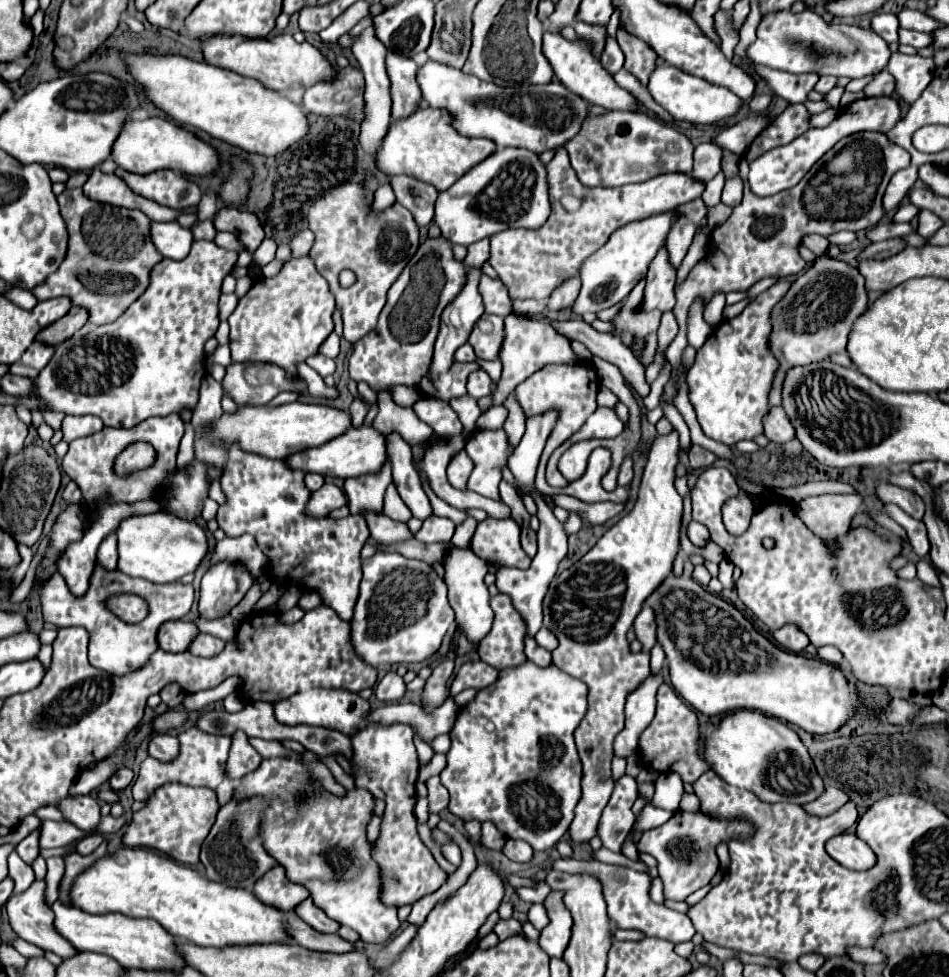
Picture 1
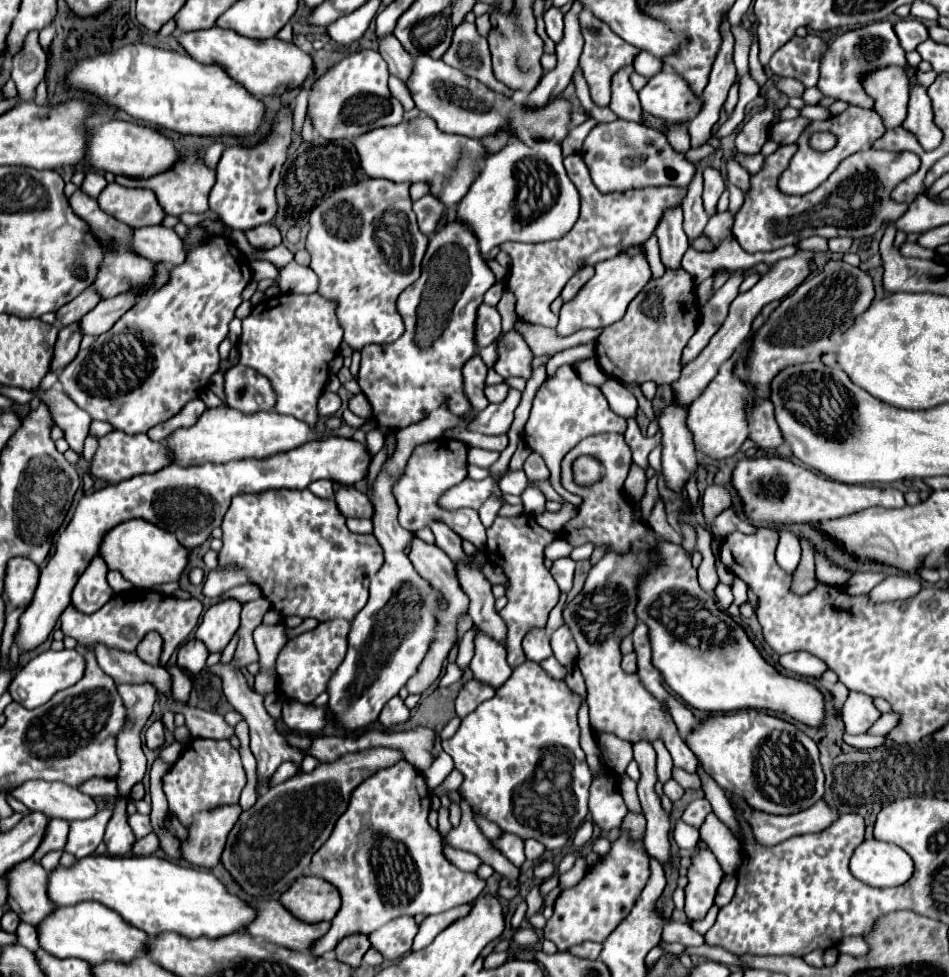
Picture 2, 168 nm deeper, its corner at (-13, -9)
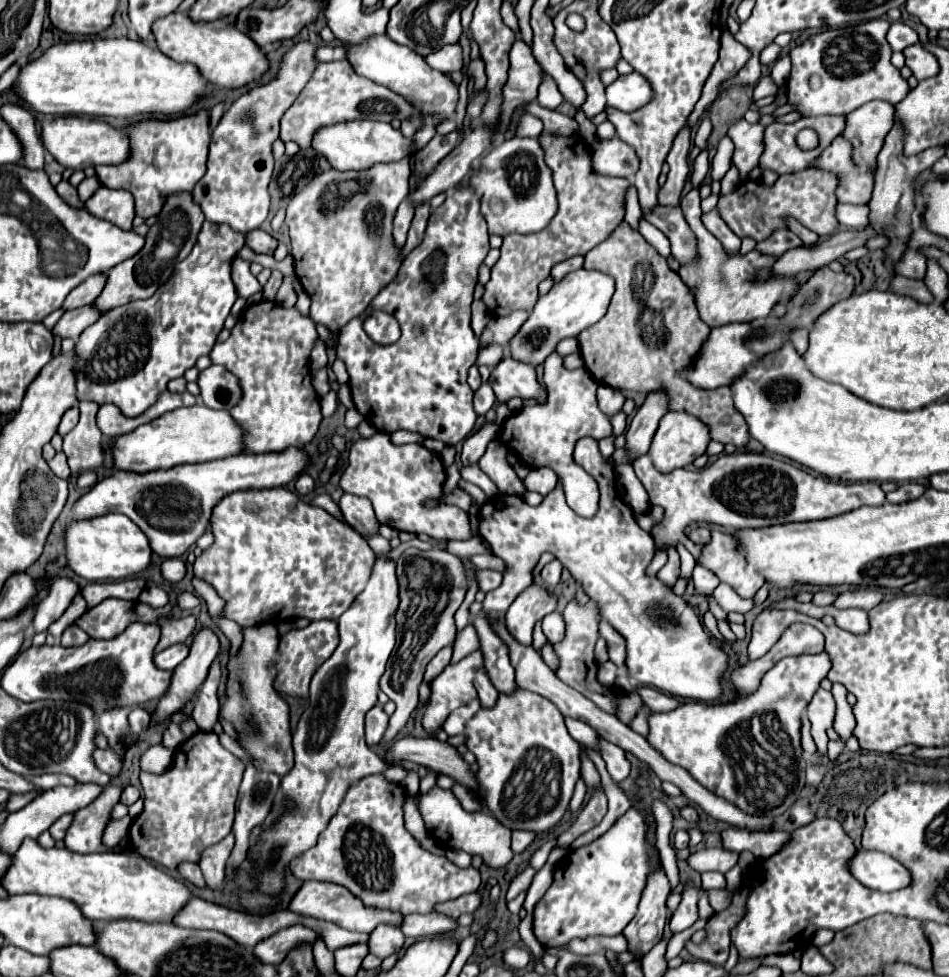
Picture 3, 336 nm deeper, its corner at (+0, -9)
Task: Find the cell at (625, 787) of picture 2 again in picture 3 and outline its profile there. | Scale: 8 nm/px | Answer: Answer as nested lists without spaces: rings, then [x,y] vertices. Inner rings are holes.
[[[629,809],[593,843],[571,849],[553,867],[553,883],[533,909],[533,933],[543,947],[561,947],[575,937],[619,935],[635,917],[651,869],[661,867],[659,853],[649,847],[649,825],[637,809]]]

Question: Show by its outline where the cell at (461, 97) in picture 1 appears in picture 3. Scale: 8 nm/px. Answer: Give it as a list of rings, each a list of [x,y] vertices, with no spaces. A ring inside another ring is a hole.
[[[373,35],[359,45],[341,41],[341,45],[347,49],[347,61],[353,65],[355,73],[359,73],[361,77],[367,77],[379,85],[389,87],[391,91],[395,91],[399,95],[405,95],[413,105],[423,107],[423,111],[427,111],[427,113],[445,113],[447,117],[453,119],[455,105],[459,99],[457,85],[443,73],[431,69],[425,63],[425,59],[421,55],[417,55],[415,51],[411,51],[403,45],[397,45],[387,35]]]

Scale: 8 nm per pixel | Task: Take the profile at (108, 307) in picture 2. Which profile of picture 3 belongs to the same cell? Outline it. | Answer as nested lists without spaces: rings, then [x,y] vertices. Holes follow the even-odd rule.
[[[171,193],[171,195],[167,195],[163,209],[157,215],[157,221],[149,227],[149,233],[145,235],[143,249],[135,257],[115,265],[109,271],[107,285],[105,285],[103,293],[95,299],[97,309],[101,309],[105,313],[113,307],[151,297],[169,279],[169,275],[173,273],[173,267],[191,253],[203,221],[205,221],[203,211],[199,209],[199,205],[195,205],[191,193]]]

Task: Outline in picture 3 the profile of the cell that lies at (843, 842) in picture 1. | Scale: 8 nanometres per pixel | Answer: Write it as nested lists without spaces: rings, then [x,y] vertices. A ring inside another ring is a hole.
[[[859,849],[851,859],[851,873],[865,887],[891,893],[911,885],[911,873],[899,861],[885,853]]]

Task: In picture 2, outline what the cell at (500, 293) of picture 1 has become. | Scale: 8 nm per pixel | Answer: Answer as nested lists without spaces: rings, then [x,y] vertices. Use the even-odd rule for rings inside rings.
[[[494,283],[494,285],[486,291],[486,295],[484,295],[484,303],[488,303],[488,305],[496,307],[496,305],[498,305],[498,301],[500,301],[502,289],[504,289],[504,285],[502,285],[502,283]]]

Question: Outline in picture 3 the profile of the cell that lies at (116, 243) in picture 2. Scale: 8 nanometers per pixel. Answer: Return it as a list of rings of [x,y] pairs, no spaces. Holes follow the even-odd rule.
[[[63,179],[55,189],[57,189],[57,193],[59,193],[59,195],[69,203],[69,205],[73,205],[73,207],[81,207],[79,197],[77,197],[77,189],[75,189],[69,181],[65,181],[65,179]]]

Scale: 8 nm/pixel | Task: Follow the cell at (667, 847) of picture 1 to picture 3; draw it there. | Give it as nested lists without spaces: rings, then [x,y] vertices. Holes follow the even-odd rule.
[[[687,885],[683,891],[683,899],[669,921],[671,933],[681,933],[697,921],[697,899],[699,899],[697,889],[693,885]]]

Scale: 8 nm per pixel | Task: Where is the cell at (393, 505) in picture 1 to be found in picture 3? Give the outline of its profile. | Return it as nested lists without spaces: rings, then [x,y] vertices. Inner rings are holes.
[[[377,433],[369,439],[355,441],[349,453],[349,467],[345,467],[341,477],[341,489],[351,495],[367,497],[383,525],[417,535],[425,533],[433,539],[471,539],[467,511],[447,503],[437,503],[435,507],[425,505],[427,499],[439,499],[443,495],[443,483],[445,469],[437,453],[425,449],[423,445],[397,447],[389,441],[387,433]]]

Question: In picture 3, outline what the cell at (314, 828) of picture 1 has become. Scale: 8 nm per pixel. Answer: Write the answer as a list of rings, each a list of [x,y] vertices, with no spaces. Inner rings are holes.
[[[379,925],[369,935],[369,951],[379,959],[385,959],[401,951],[403,943],[405,943],[405,935],[401,933],[399,927],[393,927],[393,925]]]

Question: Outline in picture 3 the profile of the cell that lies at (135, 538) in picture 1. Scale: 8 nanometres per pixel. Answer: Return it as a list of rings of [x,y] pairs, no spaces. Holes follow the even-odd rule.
[[[101,515],[71,521],[65,527],[65,561],[75,575],[87,581],[117,581],[141,573],[151,563],[151,547],[143,531],[125,515]]]

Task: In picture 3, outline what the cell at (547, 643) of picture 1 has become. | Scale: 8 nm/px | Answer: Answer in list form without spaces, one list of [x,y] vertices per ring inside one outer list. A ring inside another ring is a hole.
[[[553,611],[543,619],[543,633],[547,635],[549,643],[555,645],[555,641],[561,641],[565,637],[565,621],[563,615]]]

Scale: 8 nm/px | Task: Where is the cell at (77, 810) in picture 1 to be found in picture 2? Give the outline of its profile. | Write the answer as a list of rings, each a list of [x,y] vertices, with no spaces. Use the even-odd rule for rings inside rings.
[[[26,781],[12,791],[12,797],[22,801],[32,811],[44,813],[50,819],[86,821],[98,813],[96,801],[64,783]]]

